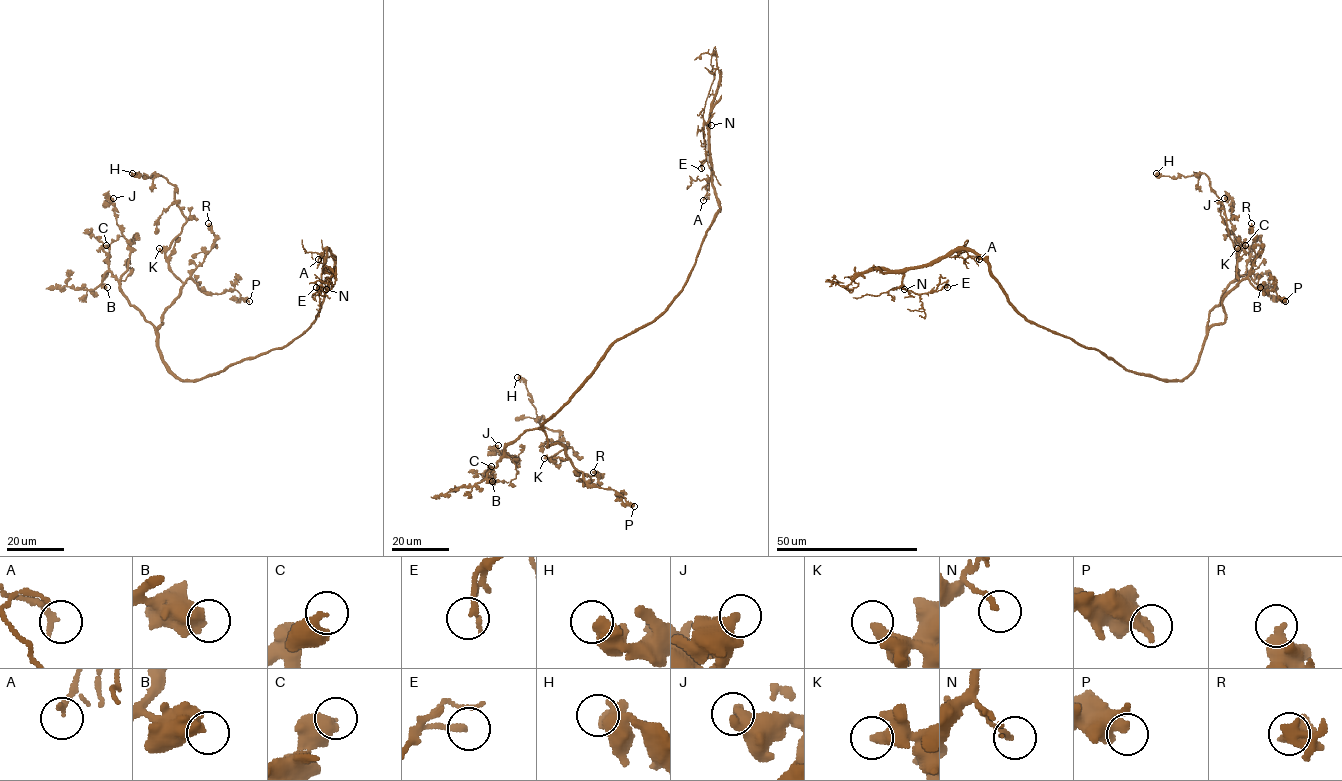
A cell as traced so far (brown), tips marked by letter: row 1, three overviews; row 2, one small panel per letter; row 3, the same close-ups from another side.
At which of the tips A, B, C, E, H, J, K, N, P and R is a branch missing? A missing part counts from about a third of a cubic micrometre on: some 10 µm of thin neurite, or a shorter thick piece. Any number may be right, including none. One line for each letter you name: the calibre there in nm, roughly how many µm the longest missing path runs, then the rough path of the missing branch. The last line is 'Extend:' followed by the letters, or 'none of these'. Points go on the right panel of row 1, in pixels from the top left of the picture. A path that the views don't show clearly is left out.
Extend: none of these

